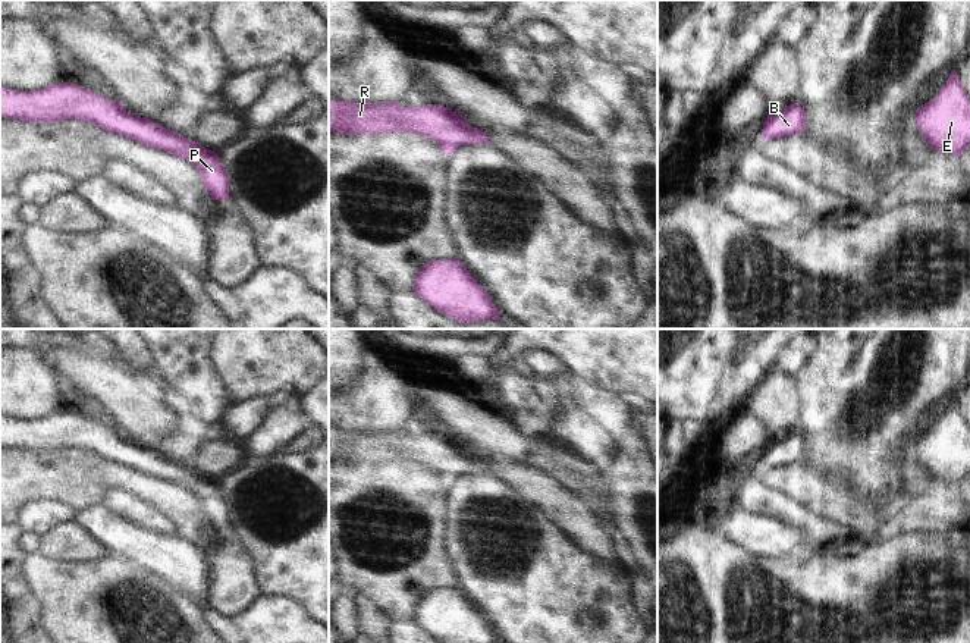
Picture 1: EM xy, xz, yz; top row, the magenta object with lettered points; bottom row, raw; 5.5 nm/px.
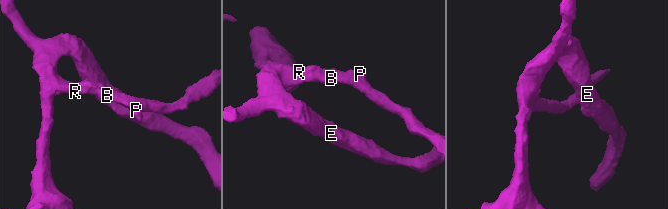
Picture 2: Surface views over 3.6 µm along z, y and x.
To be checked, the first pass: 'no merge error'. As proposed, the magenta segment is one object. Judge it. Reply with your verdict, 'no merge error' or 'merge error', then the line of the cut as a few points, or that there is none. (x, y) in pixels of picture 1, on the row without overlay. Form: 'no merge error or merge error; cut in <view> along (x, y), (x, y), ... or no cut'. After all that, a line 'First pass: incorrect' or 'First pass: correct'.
no merge error; no cut
First pass: correct

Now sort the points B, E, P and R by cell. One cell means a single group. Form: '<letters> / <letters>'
B E P R

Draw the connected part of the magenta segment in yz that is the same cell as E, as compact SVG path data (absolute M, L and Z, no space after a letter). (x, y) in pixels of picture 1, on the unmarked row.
M955 399L933 429L917 436L914 449L930 479L958 486L970 474L970 427Z

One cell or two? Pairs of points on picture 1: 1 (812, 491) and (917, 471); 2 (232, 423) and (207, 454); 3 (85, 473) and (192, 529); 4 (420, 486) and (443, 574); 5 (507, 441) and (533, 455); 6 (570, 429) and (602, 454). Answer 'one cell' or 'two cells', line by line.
1: one cell
2: two cells
3: one cell
4: one cell
5: one cell
6: one cell

